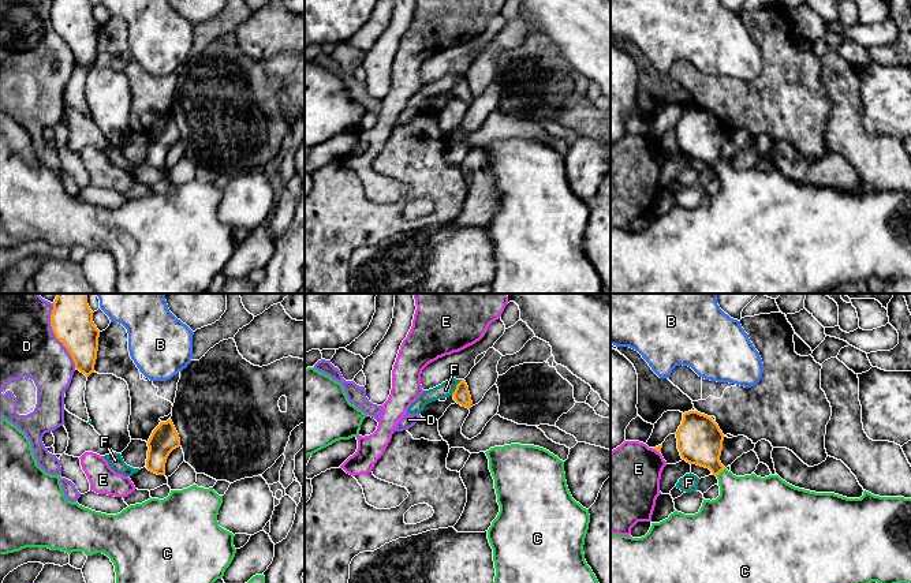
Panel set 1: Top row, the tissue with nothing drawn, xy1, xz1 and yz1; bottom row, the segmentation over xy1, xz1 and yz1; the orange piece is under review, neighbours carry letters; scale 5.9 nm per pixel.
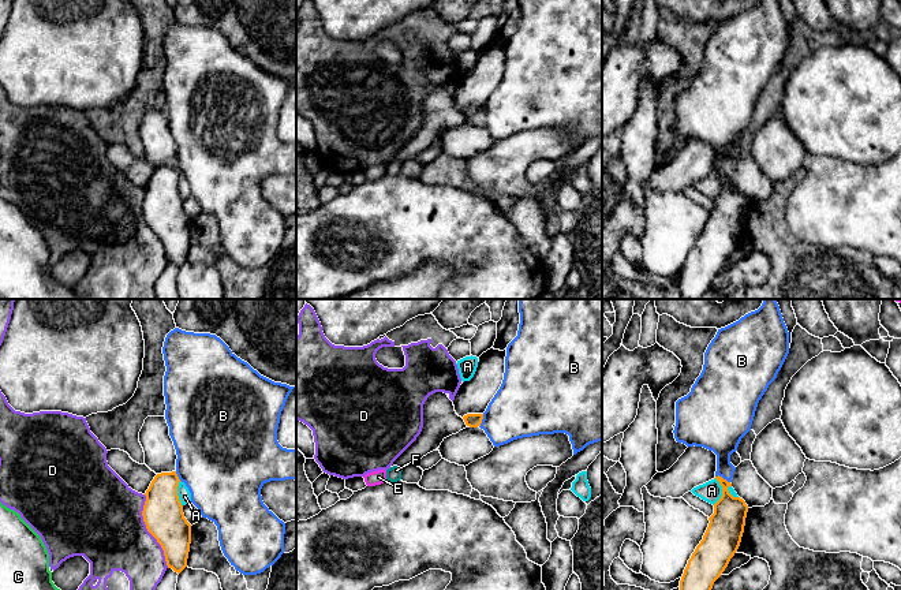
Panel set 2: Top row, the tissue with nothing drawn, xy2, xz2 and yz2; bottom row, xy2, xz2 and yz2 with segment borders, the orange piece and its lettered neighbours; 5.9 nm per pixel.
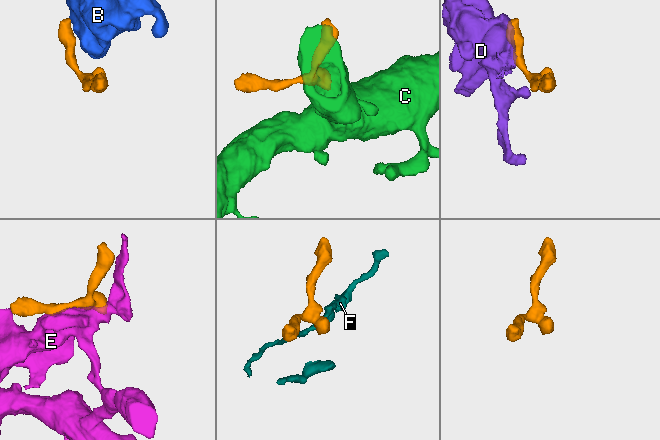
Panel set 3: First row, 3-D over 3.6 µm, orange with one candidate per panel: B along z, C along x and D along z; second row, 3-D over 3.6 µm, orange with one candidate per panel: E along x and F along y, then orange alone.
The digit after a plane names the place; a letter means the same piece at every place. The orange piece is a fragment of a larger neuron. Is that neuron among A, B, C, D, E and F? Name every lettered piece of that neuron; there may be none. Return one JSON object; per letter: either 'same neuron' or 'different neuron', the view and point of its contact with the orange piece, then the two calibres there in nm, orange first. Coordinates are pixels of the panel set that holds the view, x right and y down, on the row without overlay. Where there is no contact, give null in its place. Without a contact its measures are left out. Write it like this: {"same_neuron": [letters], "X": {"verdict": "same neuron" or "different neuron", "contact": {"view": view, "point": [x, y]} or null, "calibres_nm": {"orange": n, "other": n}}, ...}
{"same_neuron": ["C"], "A": {"verdict": "different neuron", "contact": {"view": "yz2", "point": [722, 186]}, "calibres_nm": {"orange": 220, "other": 120}}, "B": {"verdict": "different neuron", "contact": {"view": "yz2", "point": [722, 172]}, "calibres_nm": {"orange": 190, "other": 220}}, "C": {"verdict": "same neuron", "contact": {"view": "yz1", "point": [720, 165]}, "calibres_nm": {"orange": 280, "other": 340}}, "D": {"verdict": "different neuron", "contact": {"view": "xy2", "point": [148, 224]}, "calibres_nm": {"orange": 240, "other": 440}}, "E": {"verdict": "different neuron", "contact": {"view": "yz1", "point": [656, 144]}, "calibres_nm": {"orange": 30, "other": 380}}, "F": {"verdict": "different neuron", "contact": {"view": "xz1", "point": [456, 82]}, "calibres_nm": {"orange": 100, "other": 90}}}

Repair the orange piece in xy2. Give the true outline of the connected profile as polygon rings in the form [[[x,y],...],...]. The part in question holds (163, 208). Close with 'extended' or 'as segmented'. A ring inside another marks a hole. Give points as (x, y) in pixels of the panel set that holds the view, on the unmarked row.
[[[176,165],[157,168],[145,187],[142,205],[147,225],[164,244],[168,262],[177,268],[187,261],[191,238],[191,219],[177,190],[179,176]]] | as segmented

